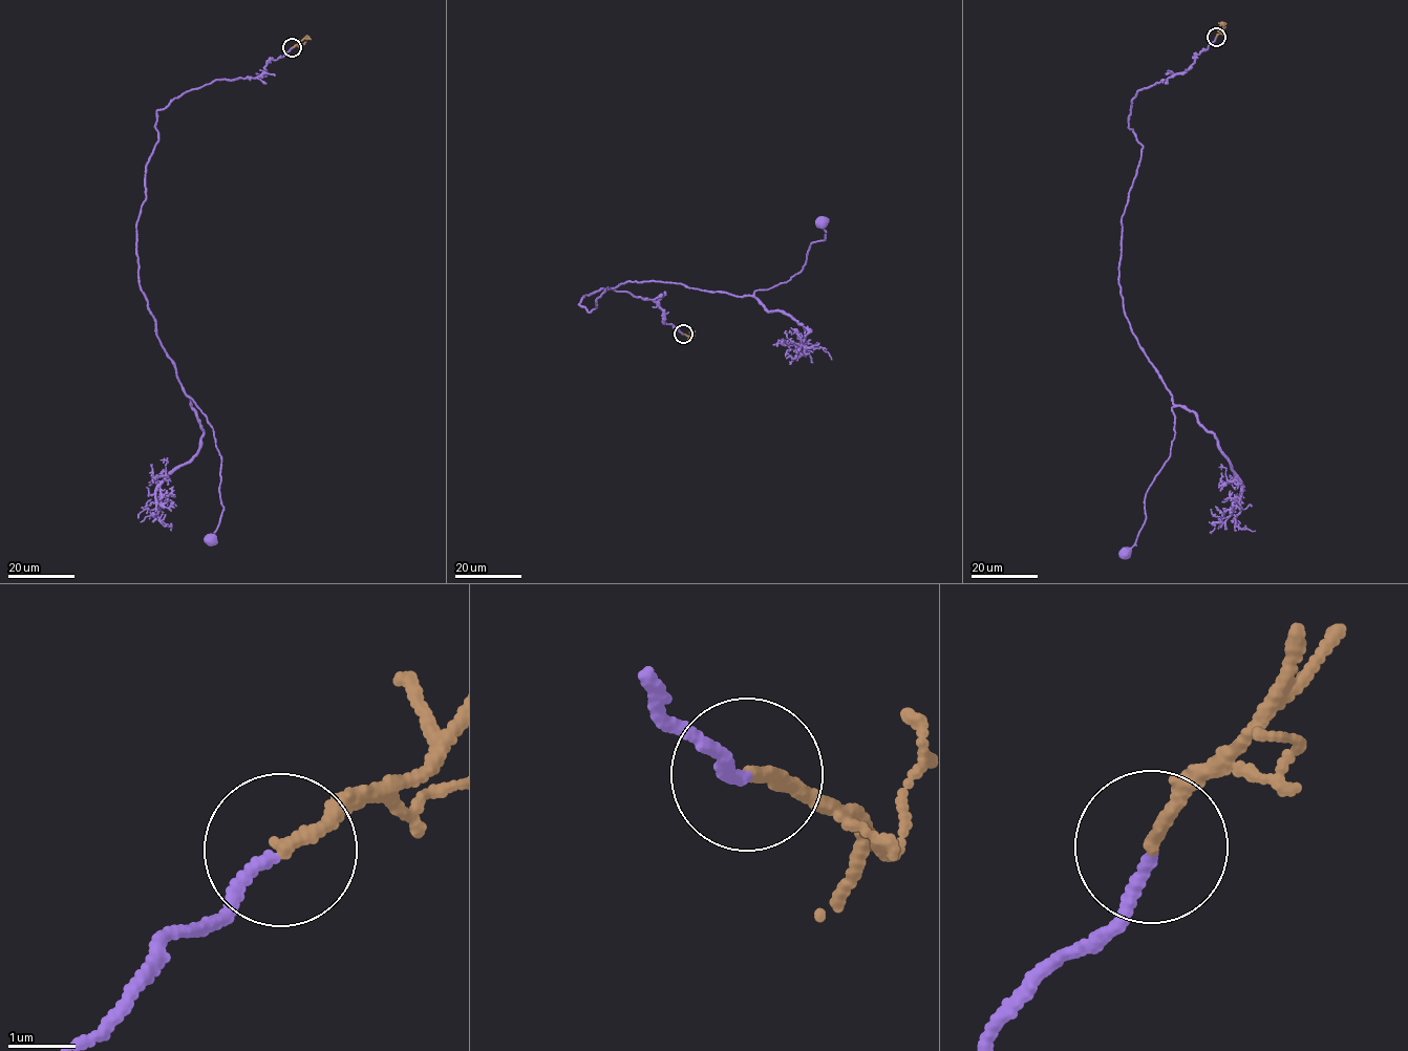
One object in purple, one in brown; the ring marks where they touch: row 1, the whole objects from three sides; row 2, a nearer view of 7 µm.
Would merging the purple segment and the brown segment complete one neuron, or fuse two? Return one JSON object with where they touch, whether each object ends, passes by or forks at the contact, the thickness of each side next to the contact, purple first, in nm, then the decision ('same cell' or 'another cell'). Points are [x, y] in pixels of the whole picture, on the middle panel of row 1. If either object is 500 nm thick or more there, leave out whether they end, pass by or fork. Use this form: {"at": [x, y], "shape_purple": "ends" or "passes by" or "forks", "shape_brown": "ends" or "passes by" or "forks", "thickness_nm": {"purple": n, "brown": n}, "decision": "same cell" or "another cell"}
{"at": [683, 334], "shape_purple": "ends", "shape_brown": "ends", "thickness_nm": {"purple": 150, "brown": 190}, "decision": "another cell"}

